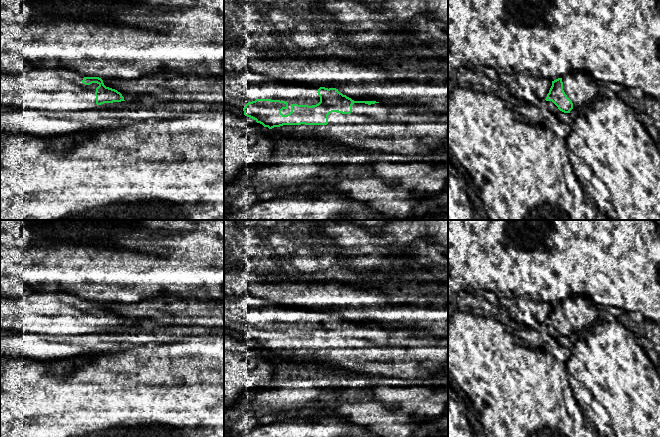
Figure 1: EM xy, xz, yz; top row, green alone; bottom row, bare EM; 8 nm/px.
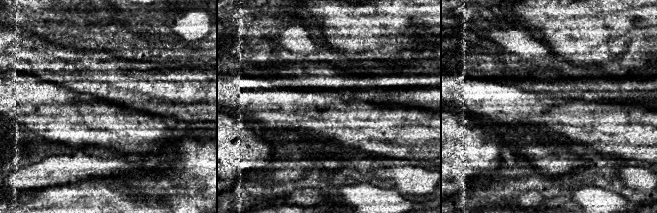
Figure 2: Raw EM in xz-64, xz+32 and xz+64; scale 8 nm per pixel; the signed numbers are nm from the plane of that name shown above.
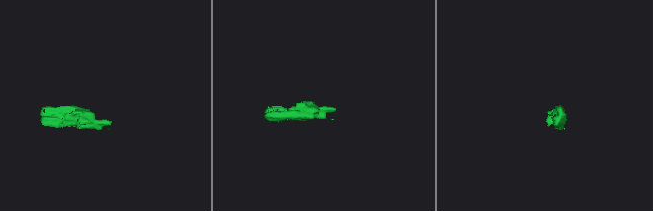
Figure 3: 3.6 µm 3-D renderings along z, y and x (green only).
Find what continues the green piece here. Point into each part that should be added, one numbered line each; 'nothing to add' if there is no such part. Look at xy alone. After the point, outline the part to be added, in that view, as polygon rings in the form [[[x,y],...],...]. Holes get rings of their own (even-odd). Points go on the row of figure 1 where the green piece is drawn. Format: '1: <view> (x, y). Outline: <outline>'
1: xy (56, 90). Outline: [[[64,68],[33,69],[16,74],[0,72],[0,105],[50,112],[154,105],[126,101],[97,105],[95,92],[99,84],[85,85],[82,83],[84,77]]]

